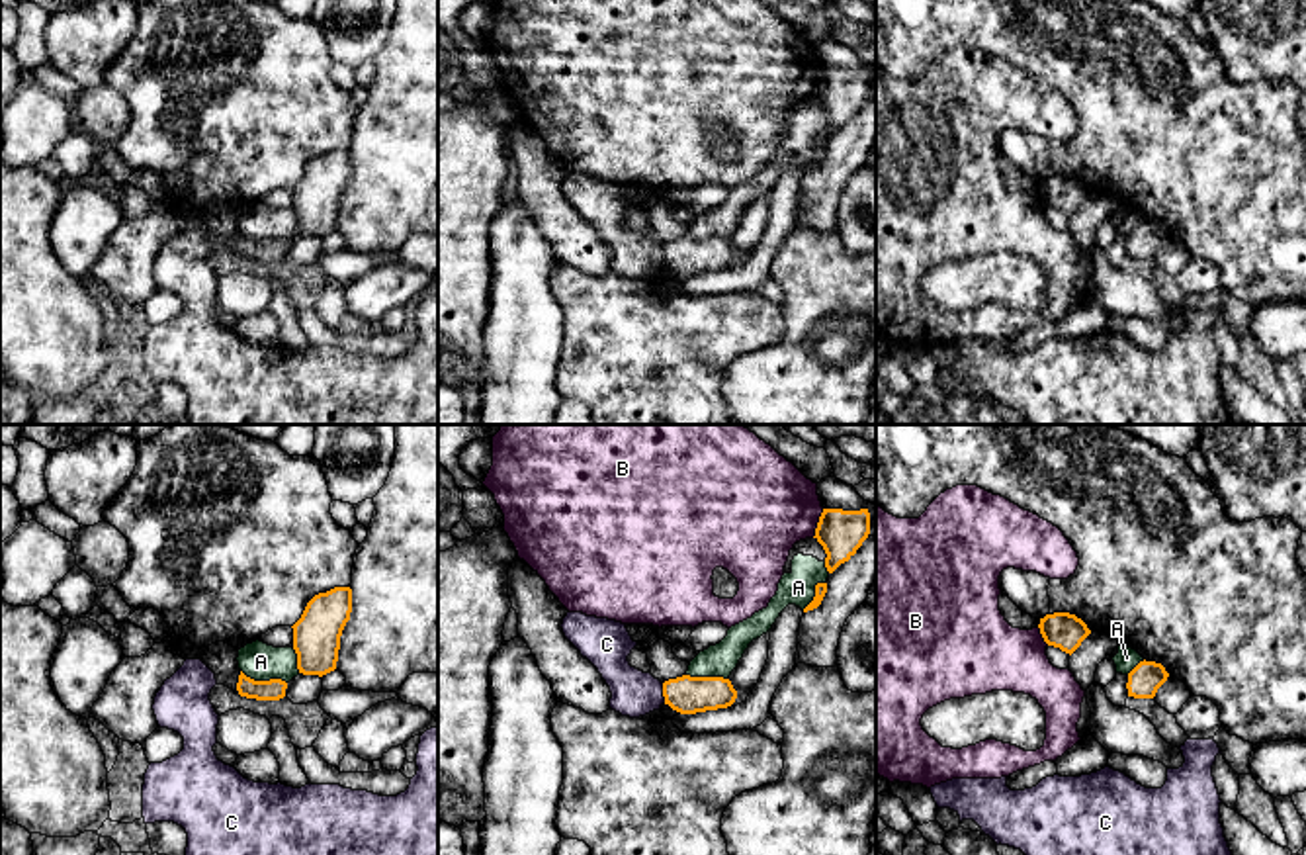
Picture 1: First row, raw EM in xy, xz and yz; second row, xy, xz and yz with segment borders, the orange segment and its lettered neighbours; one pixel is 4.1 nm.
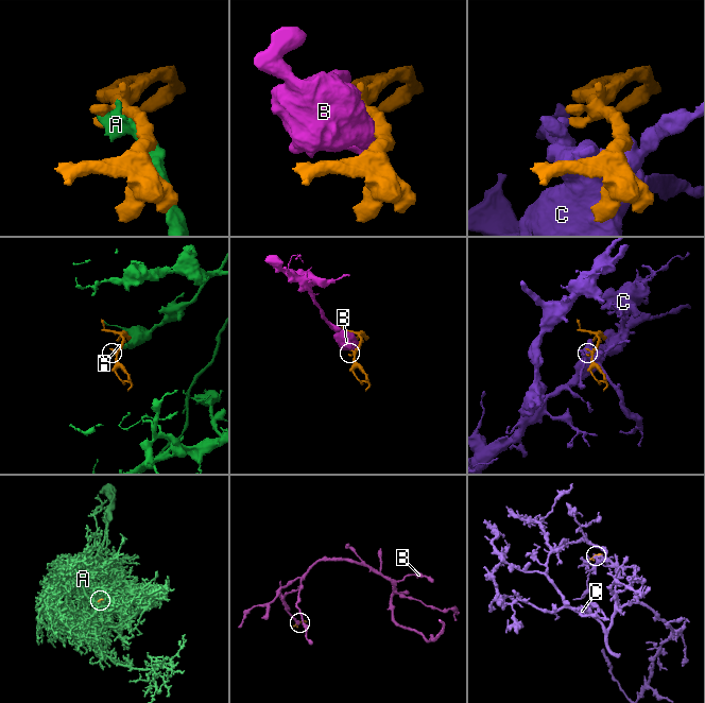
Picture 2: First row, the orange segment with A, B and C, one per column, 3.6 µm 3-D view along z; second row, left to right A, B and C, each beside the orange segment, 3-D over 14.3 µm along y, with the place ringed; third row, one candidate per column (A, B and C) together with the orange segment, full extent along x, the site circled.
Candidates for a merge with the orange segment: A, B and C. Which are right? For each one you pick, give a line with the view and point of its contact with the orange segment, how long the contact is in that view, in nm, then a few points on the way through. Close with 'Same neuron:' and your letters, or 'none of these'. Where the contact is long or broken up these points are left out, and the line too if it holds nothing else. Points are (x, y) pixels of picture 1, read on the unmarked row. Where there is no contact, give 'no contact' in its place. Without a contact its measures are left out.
Same neuron: none of these

